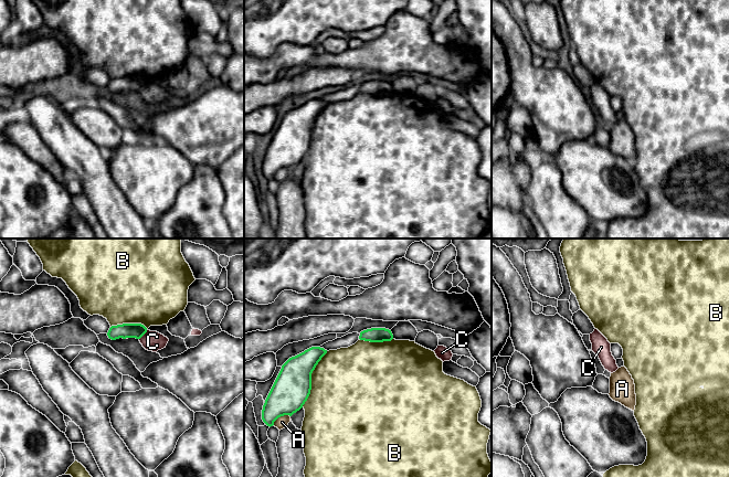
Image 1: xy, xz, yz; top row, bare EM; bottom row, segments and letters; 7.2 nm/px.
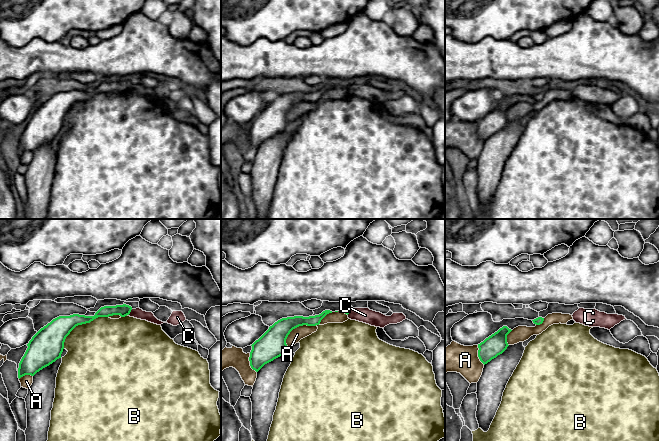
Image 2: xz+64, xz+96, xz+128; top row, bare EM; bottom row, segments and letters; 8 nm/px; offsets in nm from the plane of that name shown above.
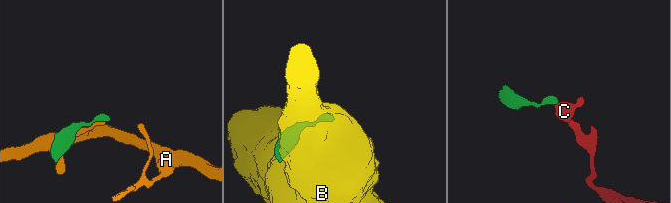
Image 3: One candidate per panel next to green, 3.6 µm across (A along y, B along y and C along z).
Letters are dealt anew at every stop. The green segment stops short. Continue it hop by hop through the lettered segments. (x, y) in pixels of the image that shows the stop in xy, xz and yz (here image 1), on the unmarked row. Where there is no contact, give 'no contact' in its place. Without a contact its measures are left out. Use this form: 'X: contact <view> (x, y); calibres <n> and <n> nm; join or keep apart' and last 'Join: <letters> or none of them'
A: contact xz (281, 168); calibres 280 and 90 nm; keep apart
B: contact xz (310, 131); calibres 280 and 480 nm; keep apart
C: contact xy (144, 86); calibres 110 and 140 nm; keep apart
Join: none of them

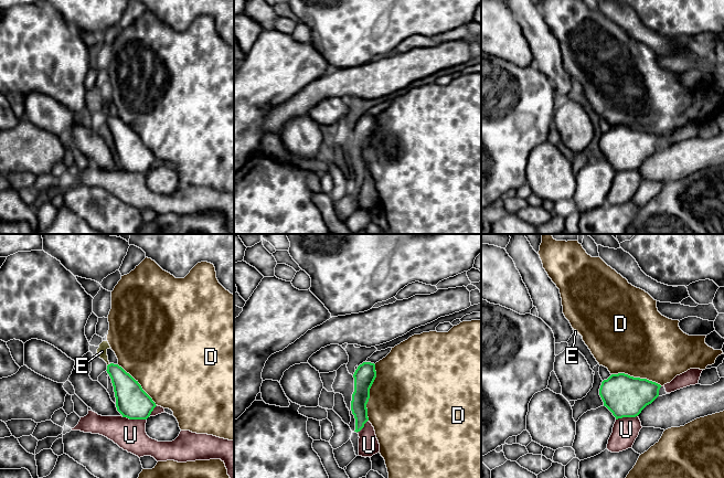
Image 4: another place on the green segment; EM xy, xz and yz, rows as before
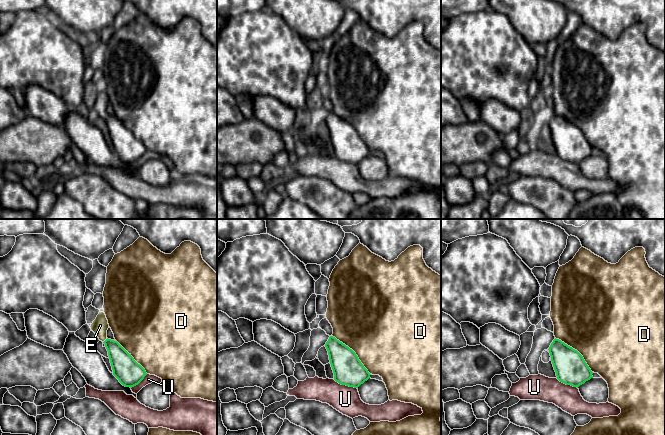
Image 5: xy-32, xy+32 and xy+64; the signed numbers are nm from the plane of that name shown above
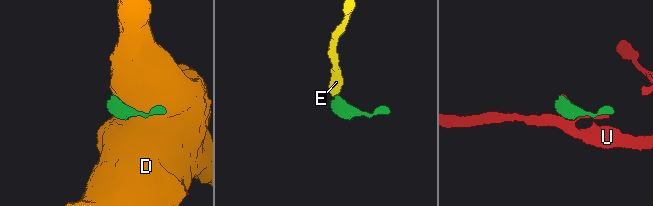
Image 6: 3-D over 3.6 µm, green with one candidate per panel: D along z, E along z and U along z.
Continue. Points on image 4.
D: contact xz (369, 145); calibres 160 and 480 nm; keep apart
E: contact xy (108, 117); calibres 200 and 80 nm; join
U: contact xy (134, 171); calibres 240 and 220 nm; keep apart
Join: E

